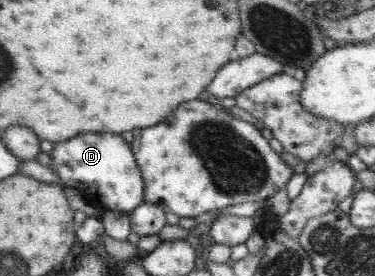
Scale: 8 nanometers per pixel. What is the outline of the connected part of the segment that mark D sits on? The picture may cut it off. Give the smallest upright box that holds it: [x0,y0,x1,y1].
[48,132,145,212]

